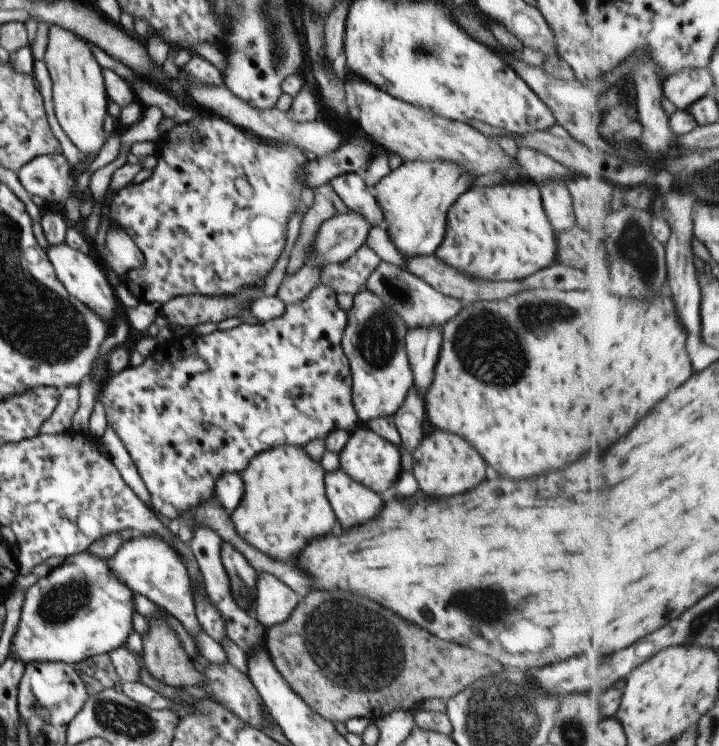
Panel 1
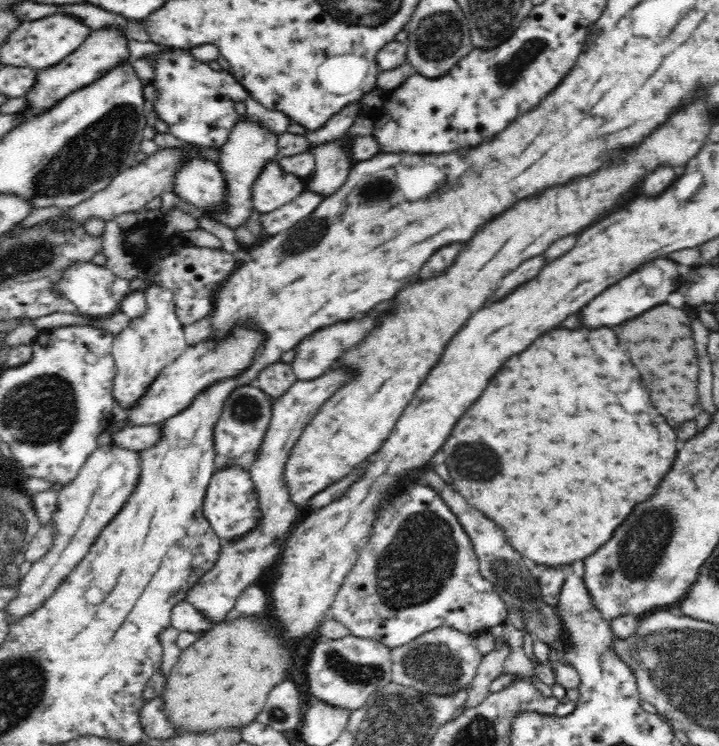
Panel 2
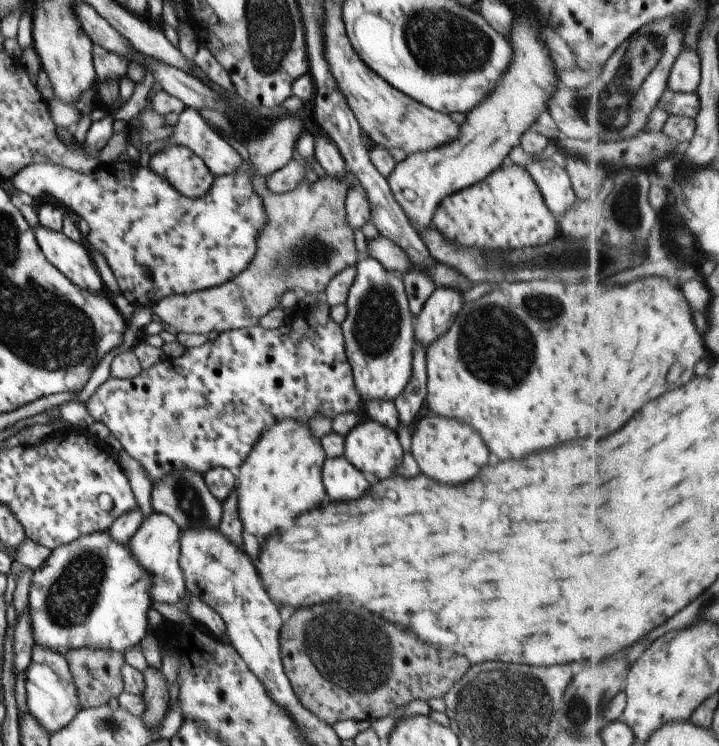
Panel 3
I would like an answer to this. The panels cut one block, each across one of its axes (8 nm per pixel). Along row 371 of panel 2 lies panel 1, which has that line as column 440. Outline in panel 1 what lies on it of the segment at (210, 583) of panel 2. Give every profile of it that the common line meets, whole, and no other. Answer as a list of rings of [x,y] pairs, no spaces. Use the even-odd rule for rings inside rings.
[[[419,326],[406,330],[405,354],[411,368],[413,384],[417,394],[424,398],[427,388],[431,384],[433,368],[441,346],[441,326]]]

